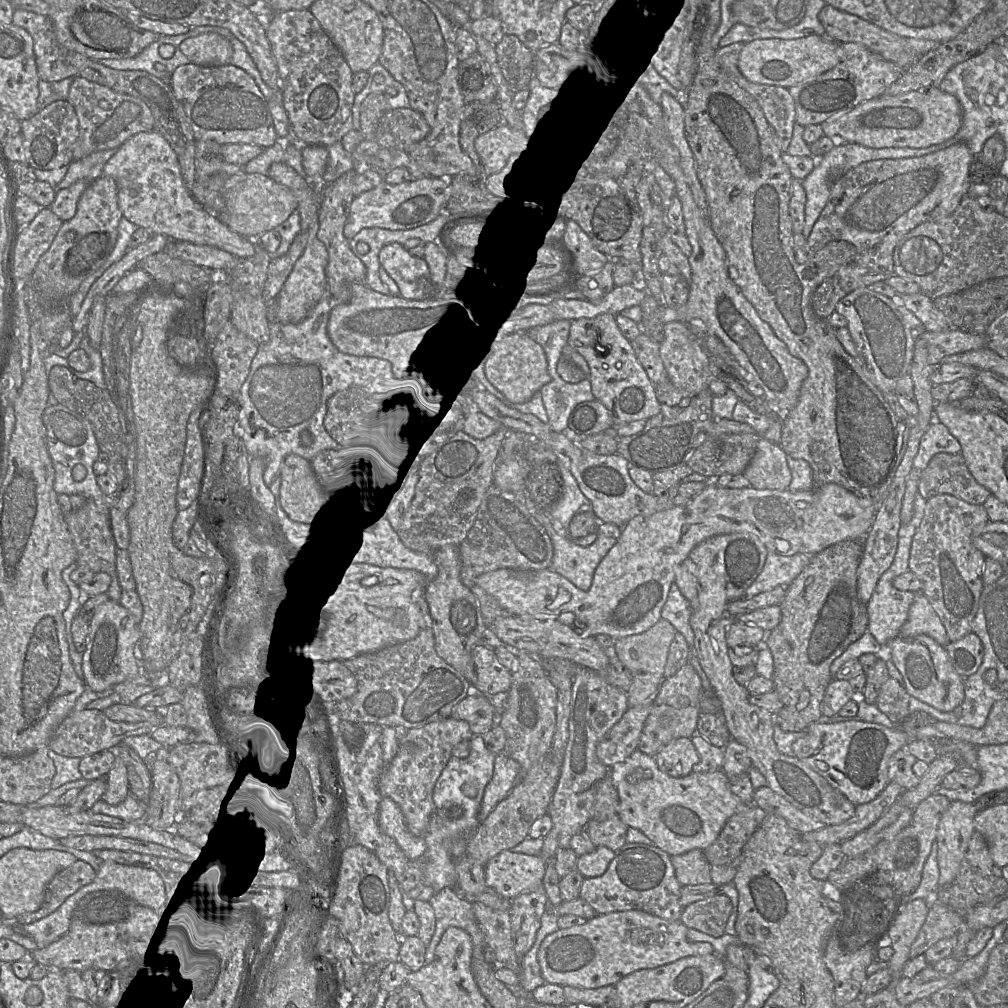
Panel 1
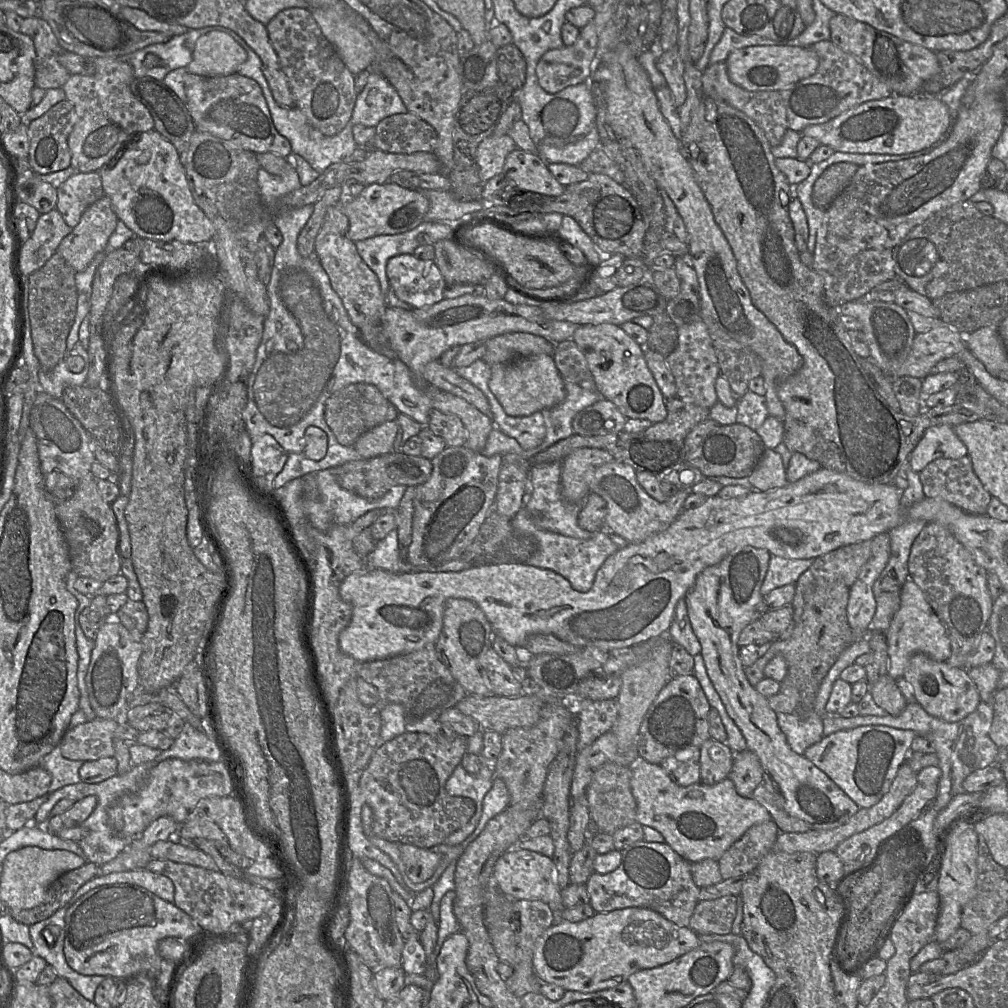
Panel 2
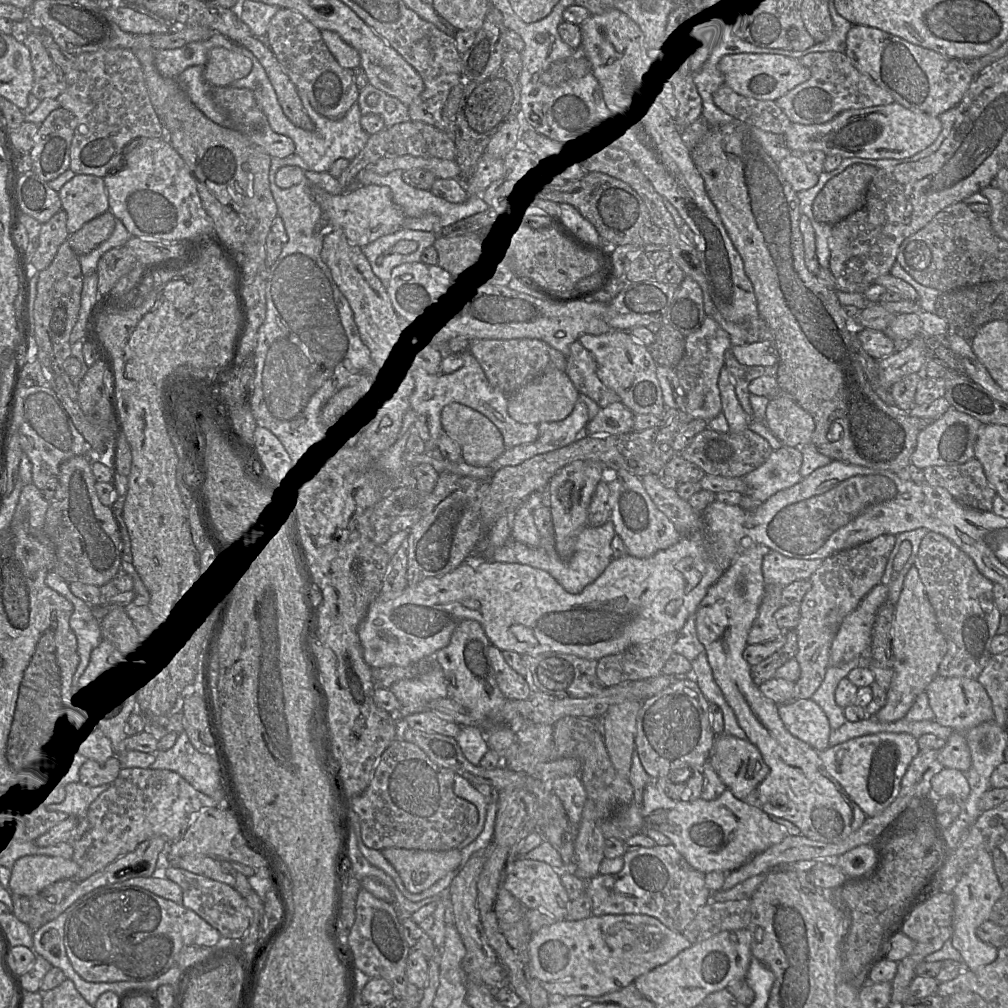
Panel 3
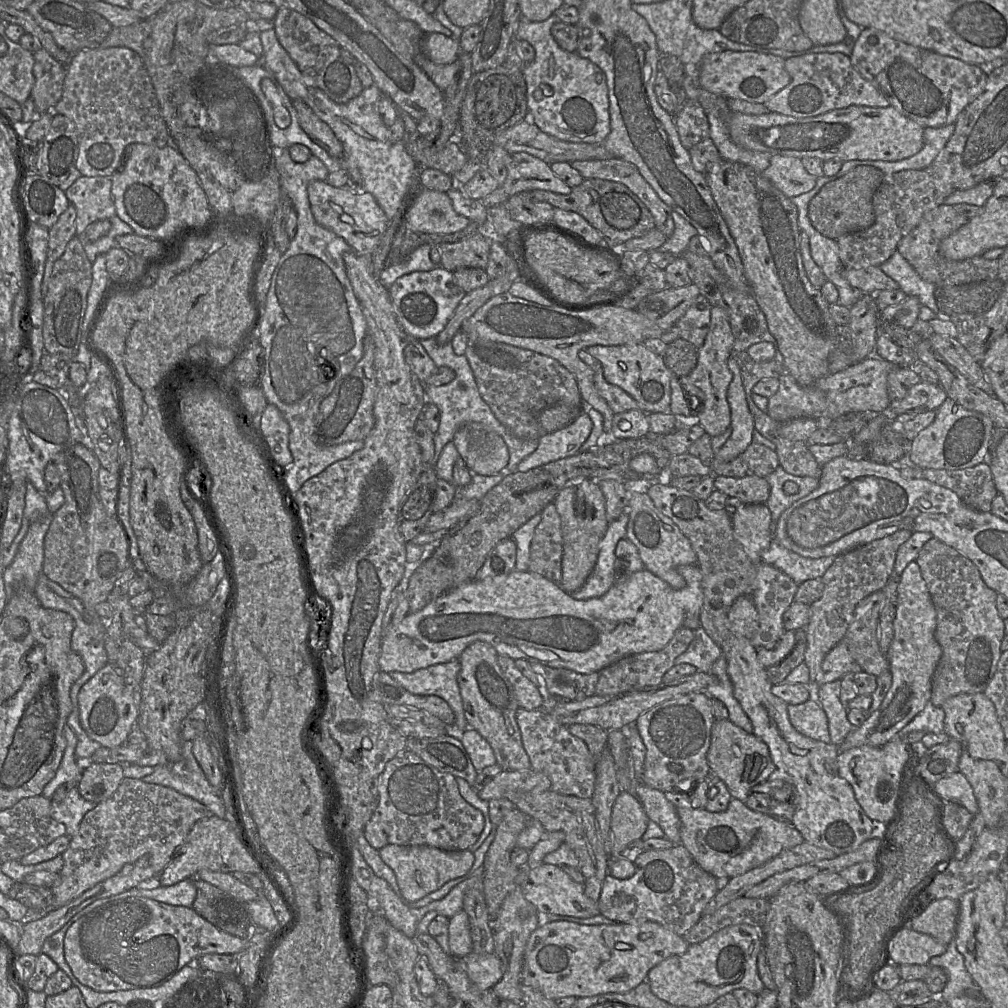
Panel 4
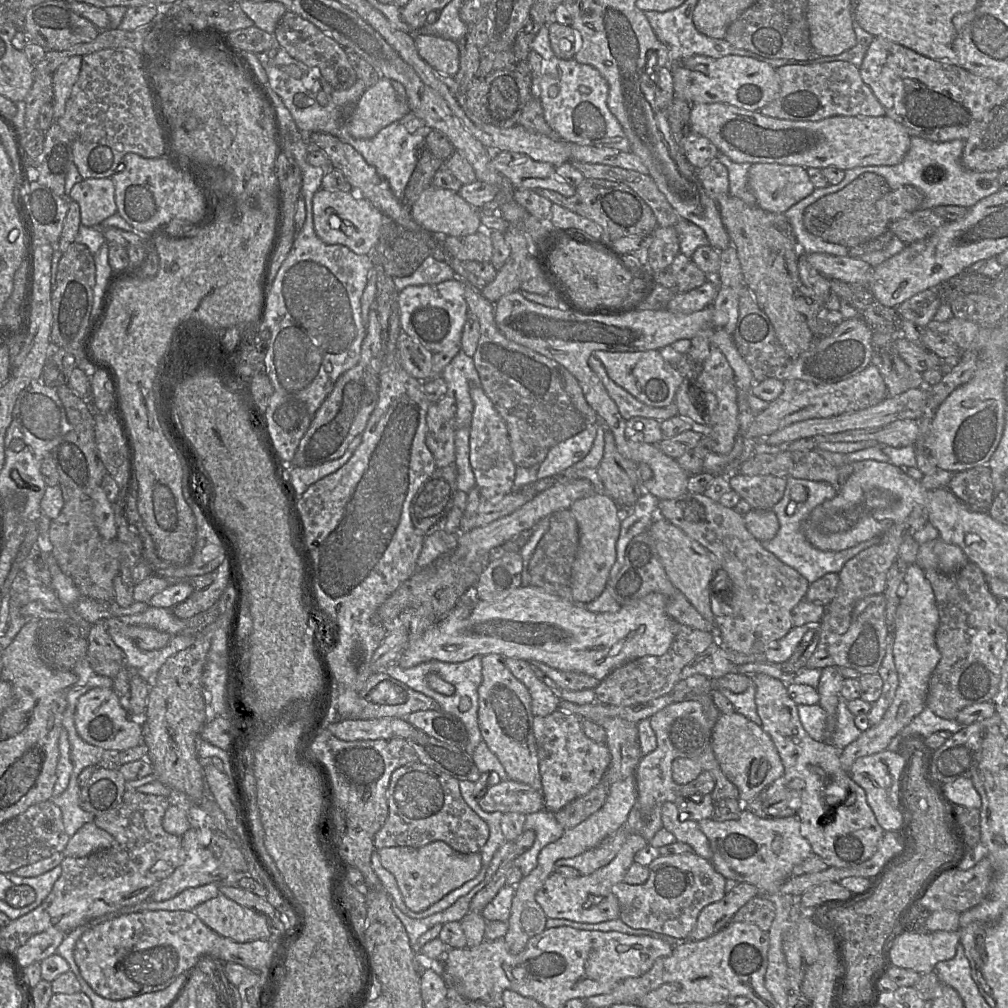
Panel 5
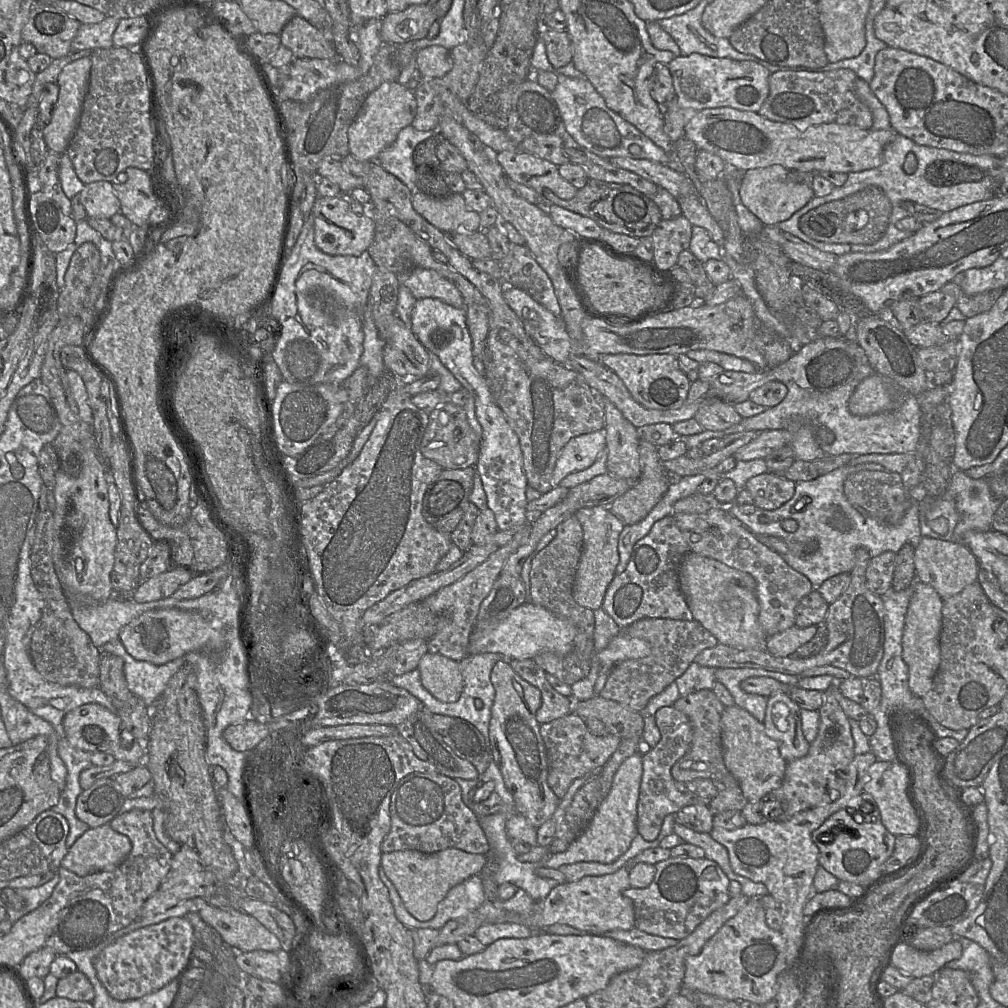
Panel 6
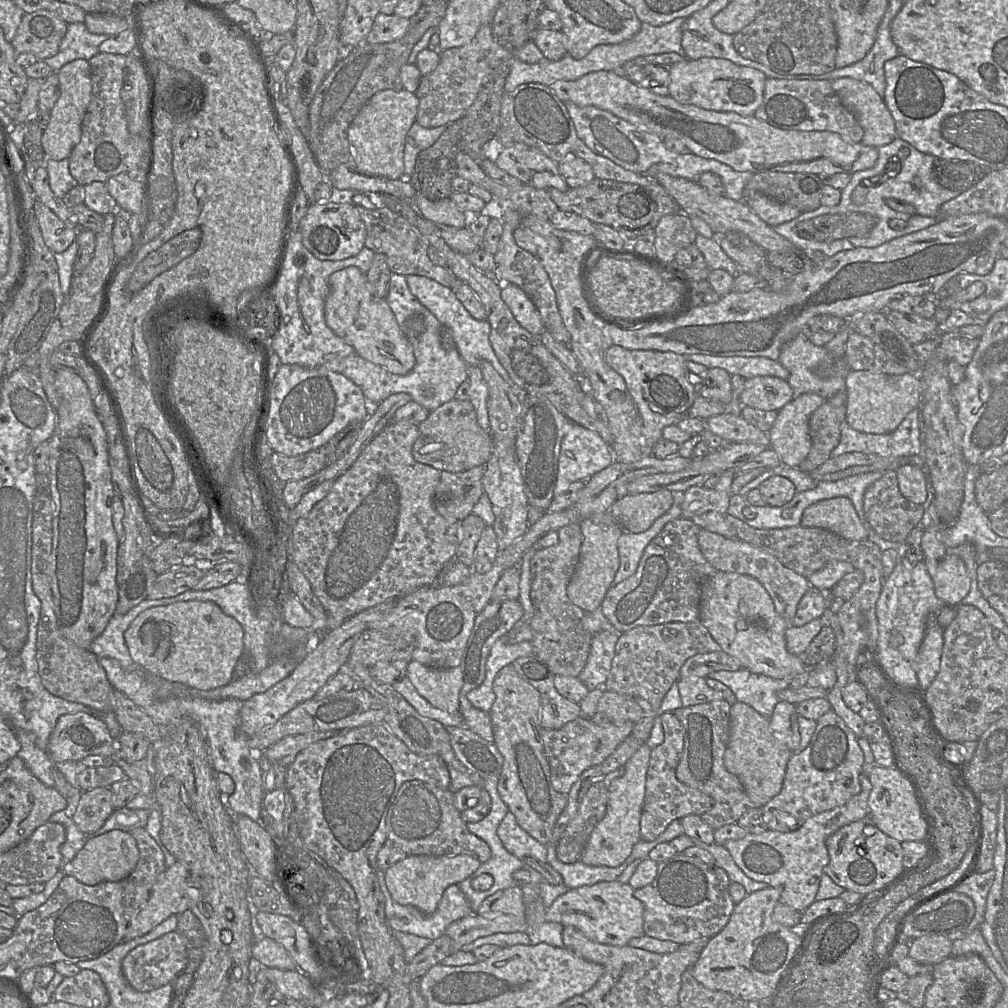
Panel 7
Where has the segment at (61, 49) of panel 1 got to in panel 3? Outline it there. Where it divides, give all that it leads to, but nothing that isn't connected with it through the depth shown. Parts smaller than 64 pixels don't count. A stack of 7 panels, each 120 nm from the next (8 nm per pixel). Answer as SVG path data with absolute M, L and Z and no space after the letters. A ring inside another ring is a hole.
M30 32L23 43L29 48L34 71L31 93L40 101L56 99L66 88L65 73L52 60L39 32Z

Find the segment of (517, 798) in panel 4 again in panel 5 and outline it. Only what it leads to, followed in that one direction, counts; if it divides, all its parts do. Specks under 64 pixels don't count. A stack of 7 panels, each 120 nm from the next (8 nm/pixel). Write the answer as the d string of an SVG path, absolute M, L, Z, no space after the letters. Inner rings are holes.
M602 779L587 794L574 799L554 813L555 819L564 830L575 827L602 807L609 794L609 788Z

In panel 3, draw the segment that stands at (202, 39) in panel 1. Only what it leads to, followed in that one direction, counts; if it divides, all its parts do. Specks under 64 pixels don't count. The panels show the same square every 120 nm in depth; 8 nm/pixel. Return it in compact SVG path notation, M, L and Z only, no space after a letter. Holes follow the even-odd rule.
M224 47L213 48L204 65L204 78L213 86L230 86L234 81L246 77L258 59L247 57Z

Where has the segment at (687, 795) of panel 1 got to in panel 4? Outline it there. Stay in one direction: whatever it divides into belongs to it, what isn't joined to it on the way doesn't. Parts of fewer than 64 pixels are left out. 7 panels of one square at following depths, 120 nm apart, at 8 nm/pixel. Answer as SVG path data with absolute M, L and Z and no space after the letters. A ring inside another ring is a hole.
M733 797L727 809L722 812L684 807L676 810L681 823L681 844L695 862L715 878L733 878L744 874L777 856L782 850L805 841L790 822L753 811L743 801Z

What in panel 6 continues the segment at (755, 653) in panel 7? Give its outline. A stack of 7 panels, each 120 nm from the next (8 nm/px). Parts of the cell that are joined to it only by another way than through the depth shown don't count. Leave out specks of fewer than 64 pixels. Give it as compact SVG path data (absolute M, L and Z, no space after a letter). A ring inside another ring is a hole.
M690 551L685 555L679 566L679 584L694 620L698 621L712 633L719 643L741 650L767 650L768 637L758 621L759 603L756 595L757 583L750 574L729 567L715 559Z

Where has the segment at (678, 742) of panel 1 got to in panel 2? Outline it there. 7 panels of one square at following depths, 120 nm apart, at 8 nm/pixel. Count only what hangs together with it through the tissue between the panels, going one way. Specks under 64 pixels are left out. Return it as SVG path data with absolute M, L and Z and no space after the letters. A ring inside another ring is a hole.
M690 747L664 759L659 765L674 783L685 787L701 782L699 757L699 748Z

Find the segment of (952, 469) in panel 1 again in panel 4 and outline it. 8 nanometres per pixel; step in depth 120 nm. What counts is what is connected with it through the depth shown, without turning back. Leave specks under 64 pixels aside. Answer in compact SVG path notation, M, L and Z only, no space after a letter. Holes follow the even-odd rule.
M985 462L957 470L924 469L923 478L954 491L966 505L981 512L991 512L992 501L998 494L991 468Z

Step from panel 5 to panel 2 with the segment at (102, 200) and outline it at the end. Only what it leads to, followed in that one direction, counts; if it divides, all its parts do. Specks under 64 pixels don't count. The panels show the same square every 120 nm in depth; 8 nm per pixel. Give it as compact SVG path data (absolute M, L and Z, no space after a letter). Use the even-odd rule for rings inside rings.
M98 172L77 173L57 189L57 209L65 223L74 228L84 211L105 194Z

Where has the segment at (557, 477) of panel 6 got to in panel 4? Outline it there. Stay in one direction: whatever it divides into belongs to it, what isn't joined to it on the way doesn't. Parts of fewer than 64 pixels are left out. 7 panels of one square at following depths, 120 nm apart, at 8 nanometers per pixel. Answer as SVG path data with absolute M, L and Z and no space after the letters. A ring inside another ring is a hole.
M582 410L567 427L541 435L536 450L518 464L515 472L526 472L543 464L579 453L591 430L592 421Z

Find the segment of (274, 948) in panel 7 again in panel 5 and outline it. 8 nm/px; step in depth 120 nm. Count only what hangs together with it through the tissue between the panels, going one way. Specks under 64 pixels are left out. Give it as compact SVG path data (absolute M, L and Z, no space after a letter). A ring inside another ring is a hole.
M223 894L197 905L195 913L208 927L236 942L268 940L271 931L265 917Z

